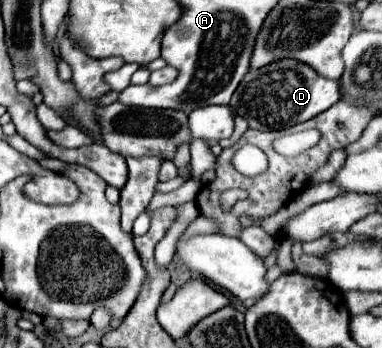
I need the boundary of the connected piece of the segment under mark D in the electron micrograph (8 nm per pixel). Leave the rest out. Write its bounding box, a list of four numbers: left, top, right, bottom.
[229,59,341,131]

